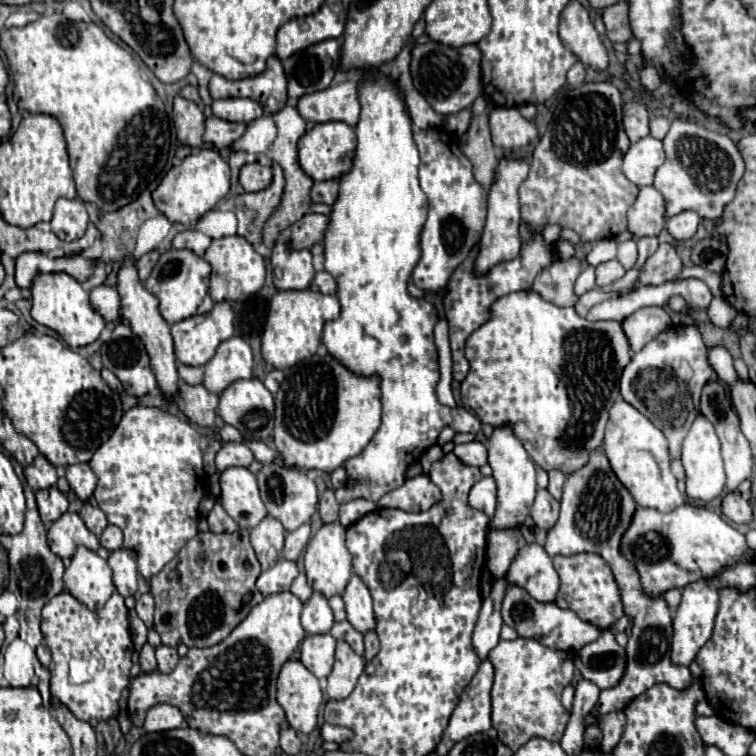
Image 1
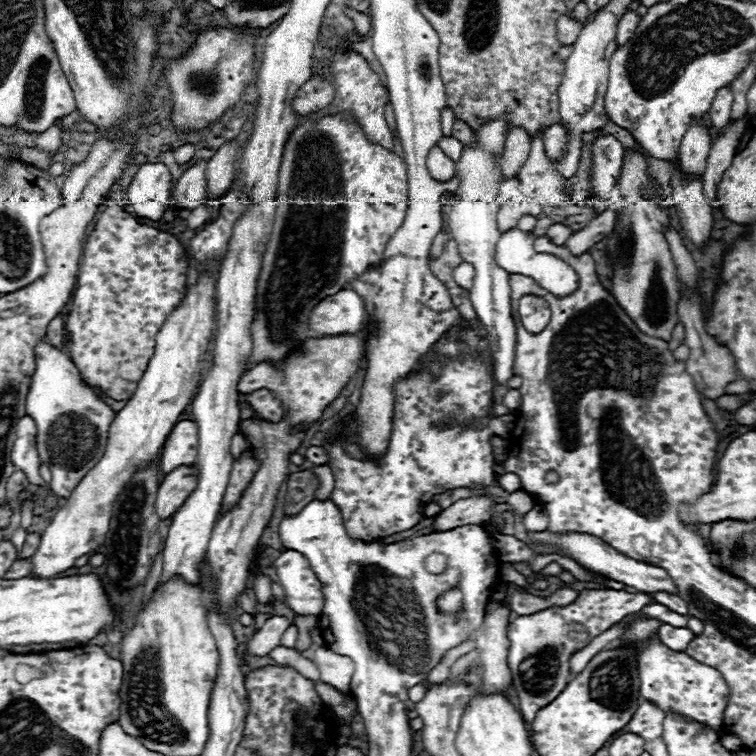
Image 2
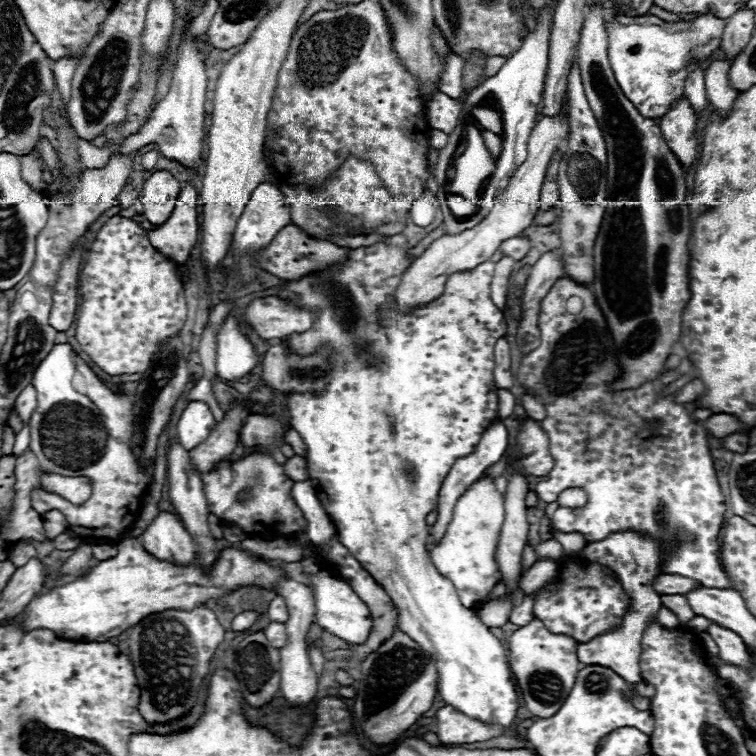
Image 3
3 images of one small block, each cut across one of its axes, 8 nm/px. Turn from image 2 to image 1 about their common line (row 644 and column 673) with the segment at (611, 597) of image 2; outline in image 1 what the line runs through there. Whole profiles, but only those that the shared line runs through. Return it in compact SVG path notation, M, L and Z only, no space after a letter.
M684 504L666 514L656 508L638 508L622 538L622 552L640 572L644 592L658 596L670 588L684 588L700 578L720 574L746 552L746 538L716 512L702 506Z

